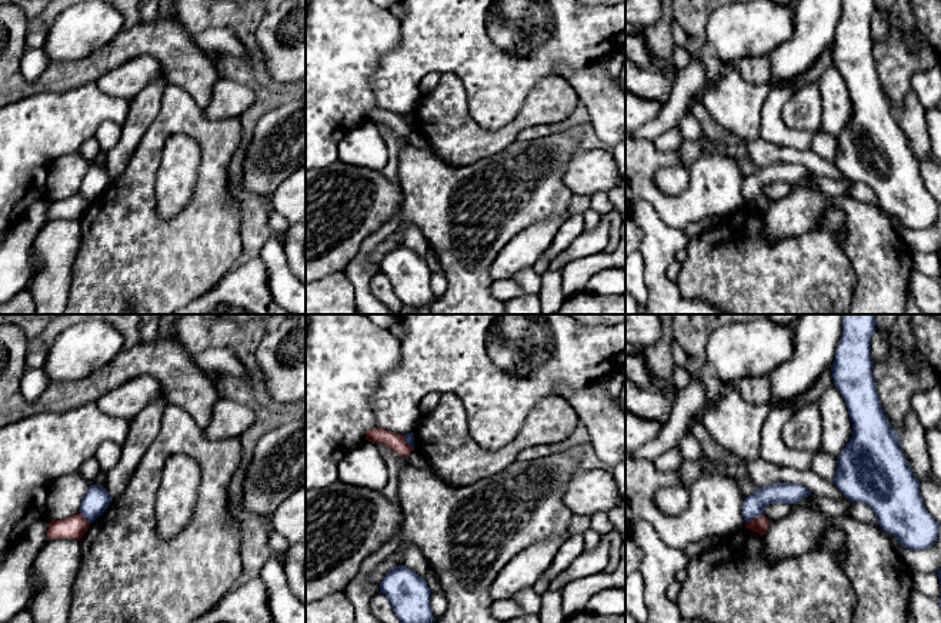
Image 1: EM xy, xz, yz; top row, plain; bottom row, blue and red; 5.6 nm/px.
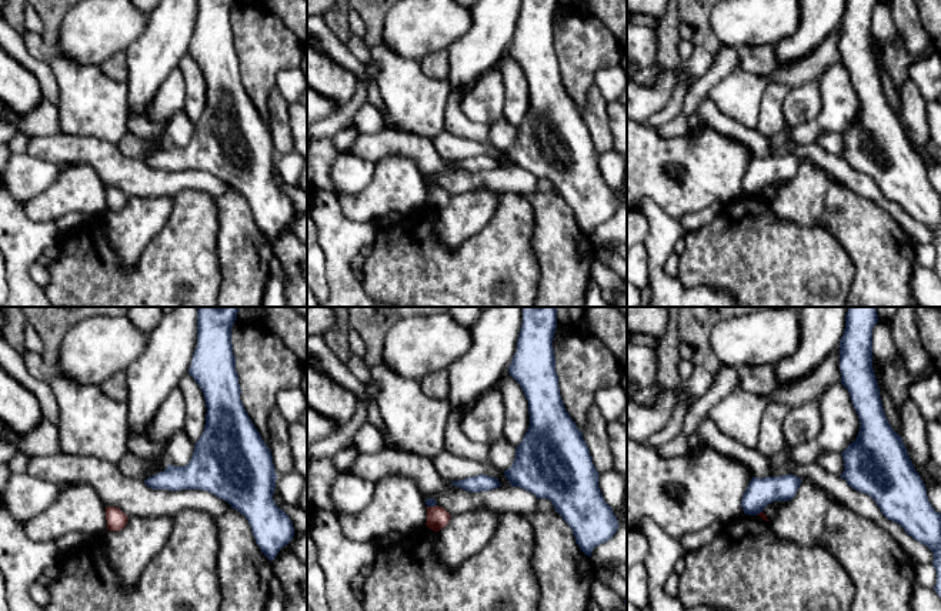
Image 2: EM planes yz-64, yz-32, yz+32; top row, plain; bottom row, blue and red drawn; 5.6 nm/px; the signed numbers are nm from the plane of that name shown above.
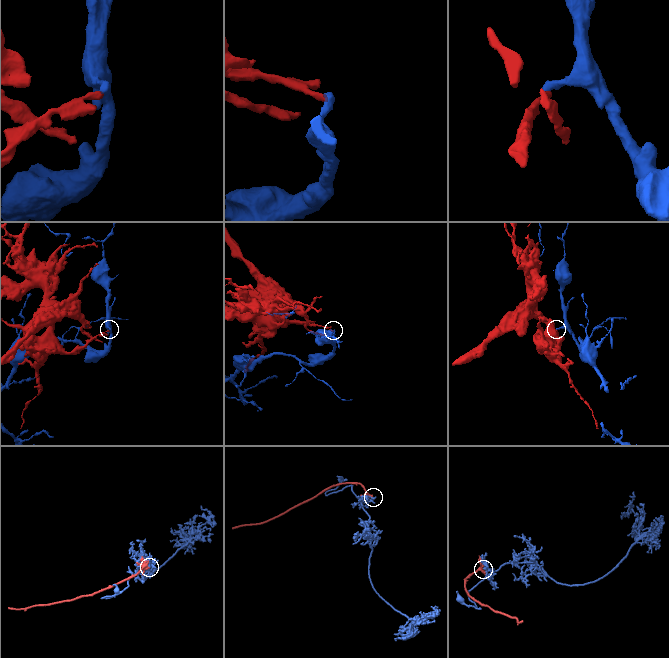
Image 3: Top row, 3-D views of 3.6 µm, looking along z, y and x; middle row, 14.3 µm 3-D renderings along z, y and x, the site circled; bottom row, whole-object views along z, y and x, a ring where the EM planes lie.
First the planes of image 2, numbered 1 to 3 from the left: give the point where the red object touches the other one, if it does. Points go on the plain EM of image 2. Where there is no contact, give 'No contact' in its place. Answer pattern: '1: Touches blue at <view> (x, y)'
1: No contact
2: Touches blue at yz-32 (431, 186)
3: Touches blue at yz+32 (758, 193)

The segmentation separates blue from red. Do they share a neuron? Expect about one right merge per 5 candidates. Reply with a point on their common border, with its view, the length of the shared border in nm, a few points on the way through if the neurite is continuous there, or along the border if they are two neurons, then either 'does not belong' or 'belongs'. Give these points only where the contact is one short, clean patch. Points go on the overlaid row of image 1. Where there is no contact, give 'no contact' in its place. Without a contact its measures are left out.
meets blue in yz at (754, 517); contact 110 nm long; border along yz (763, 513), (747, 523); does not belong

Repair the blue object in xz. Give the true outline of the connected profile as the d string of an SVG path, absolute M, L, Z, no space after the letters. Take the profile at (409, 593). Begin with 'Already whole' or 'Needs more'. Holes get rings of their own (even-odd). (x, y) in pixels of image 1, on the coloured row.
Already whole. M406 566L391 569L380 584L401 623L433 623L431 590L426 579Z

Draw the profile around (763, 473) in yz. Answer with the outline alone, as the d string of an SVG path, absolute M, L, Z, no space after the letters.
M693 419L688 422L688 430L700 443L703 456L721 463L745 467L757 487L767 487L777 483L801 484L807 487L812 496L847 500L854 520L880 527L877 516L868 504L848 500L832 482L820 477L811 469L801 472L768 463L760 457L755 460L744 460L721 447L703 423Z

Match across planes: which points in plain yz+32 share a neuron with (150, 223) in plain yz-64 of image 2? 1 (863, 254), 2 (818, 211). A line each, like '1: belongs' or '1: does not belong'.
1: belongs
2: belongs

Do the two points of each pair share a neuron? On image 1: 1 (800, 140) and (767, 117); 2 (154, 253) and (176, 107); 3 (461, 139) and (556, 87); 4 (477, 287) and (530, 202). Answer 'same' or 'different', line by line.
1: same
2: same
3: same
4: same

